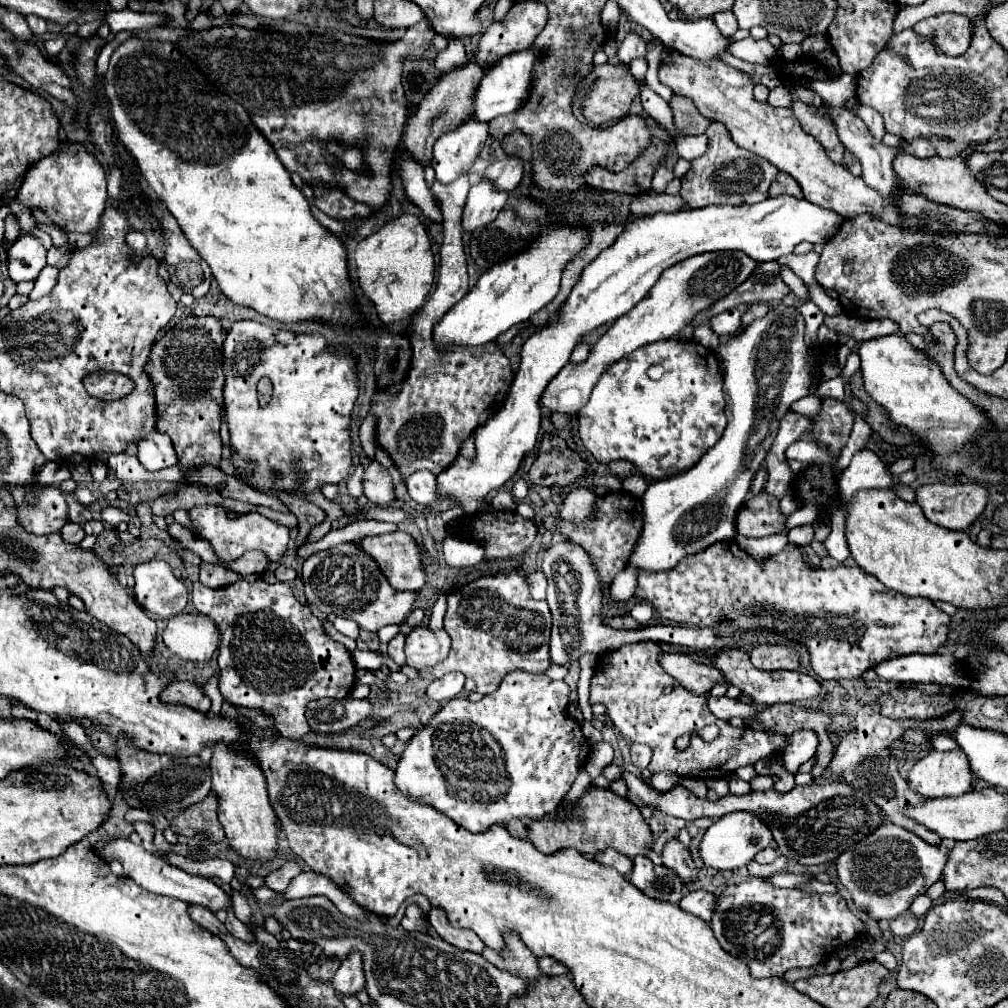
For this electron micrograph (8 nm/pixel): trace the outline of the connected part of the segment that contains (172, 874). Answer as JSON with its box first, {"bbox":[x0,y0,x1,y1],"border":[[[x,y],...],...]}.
{"bbox":[105,837,233,911],"border":[[[125,837],[109,841],[105,849],[109,849],[109,861],[119,861],[125,867],[125,875],[131,877],[135,883],[139,883],[141,887],[145,887],[147,891],[153,891],[153,893],[159,893],[159,895],[169,895],[169,897],[181,899],[185,903],[197,903],[197,905],[209,907],[211,911],[221,911],[221,909],[233,911],[231,897],[219,885],[215,885],[213,881],[209,881],[205,877],[189,875],[183,869],[169,865],[161,857],[155,857],[151,851],[145,851],[141,845],[135,845]]]}

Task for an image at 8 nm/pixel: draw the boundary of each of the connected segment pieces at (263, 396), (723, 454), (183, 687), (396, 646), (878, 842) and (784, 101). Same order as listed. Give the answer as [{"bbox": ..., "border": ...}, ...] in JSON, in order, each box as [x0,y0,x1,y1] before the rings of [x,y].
[{"bbox":[258,377,272,406],"border":[[[263,377],[260,379],[258,385],[258,399],[261,406],[265,406],[267,399],[271,399],[272,395],[272,384],[268,377]]]},{"bbox":[611,305,819,601],"border":[[[779,305],[771,307],[769,313],[763,319],[753,321],[749,327],[741,331],[739,337],[731,339],[727,345],[721,345],[719,359],[723,365],[723,393],[725,393],[725,411],[727,411],[727,427],[723,437],[717,441],[713,449],[709,449],[695,467],[689,471],[683,471],[675,477],[653,481],[645,495],[641,497],[643,503],[643,531],[637,539],[637,547],[633,549],[633,555],[627,563],[627,567],[613,579],[611,583],[611,597],[613,601],[629,601],[635,595],[637,589],[637,575],[641,571],[669,571],[677,567],[685,555],[695,555],[703,551],[705,547],[711,547],[713,543],[735,539],[735,515],[741,507],[755,471],[763,463],[775,435],[779,429],[781,417],[789,411],[791,403],[797,399],[815,393],[819,383],[819,371],[811,357],[807,355],[807,345],[803,341],[805,323],[803,317],[795,307]]]},{"bbox":[161,681,211,713],"border":[[[179,681],[179,683],[171,683],[169,687],[165,687],[165,691],[161,691],[161,701],[181,703],[185,707],[193,707],[195,711],[199,709],[201,713],[207,713],[211,707],[209,697],[205,697],[205,693],[189,681]]]},{"bbox":[387,633,405,665],"border":[[[403,633],[395,635],[395,637],[389,641],[389,645],[387,645],[387,655],[389,655],[397,665],[403,665],[403,663],[405,663],[403,645],[405,645],[405,635],[403,635]]]},{"bbox":[835,823,949,919],"border":[[[885,823],[869,837],[859,841],[853,849],[841,853],[835,861],[841,885],[853,895],[855,907],[867,913],[871,919],[897,919],[909,911],[913,899],[923,895],[935,881],[941,879],[949,853],[941,847],[933,847],[923,839],[917,839],[911,831]]]},{"bbox":[767,85,793,107],"border":[[[783,85],[773,87],[767,101],[769,101],[771,105],[775,105],[775,107],[791,107],[791,105],[793,105],[793,97],[791,97],[791,93],[789,93]]]}]

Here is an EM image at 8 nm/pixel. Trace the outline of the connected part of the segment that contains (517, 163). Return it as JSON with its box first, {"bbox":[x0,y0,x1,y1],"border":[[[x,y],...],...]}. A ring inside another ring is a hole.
{"bbox":[485,157,523,191],"border":[[[505,157],[501,161],[493,161],[485,169],[485,177],[493,179],[499,189],[513,191],[523,179],[523,159],[521,157]]]}

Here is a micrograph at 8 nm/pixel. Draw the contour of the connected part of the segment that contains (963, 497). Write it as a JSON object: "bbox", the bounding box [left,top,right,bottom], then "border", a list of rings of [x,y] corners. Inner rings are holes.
{"bbox":[915,483,987,531],"border":[[[977,483],[921,485],[915,491],[915,499],[931,523],[963,531],[983,513],[987,489]]]}

